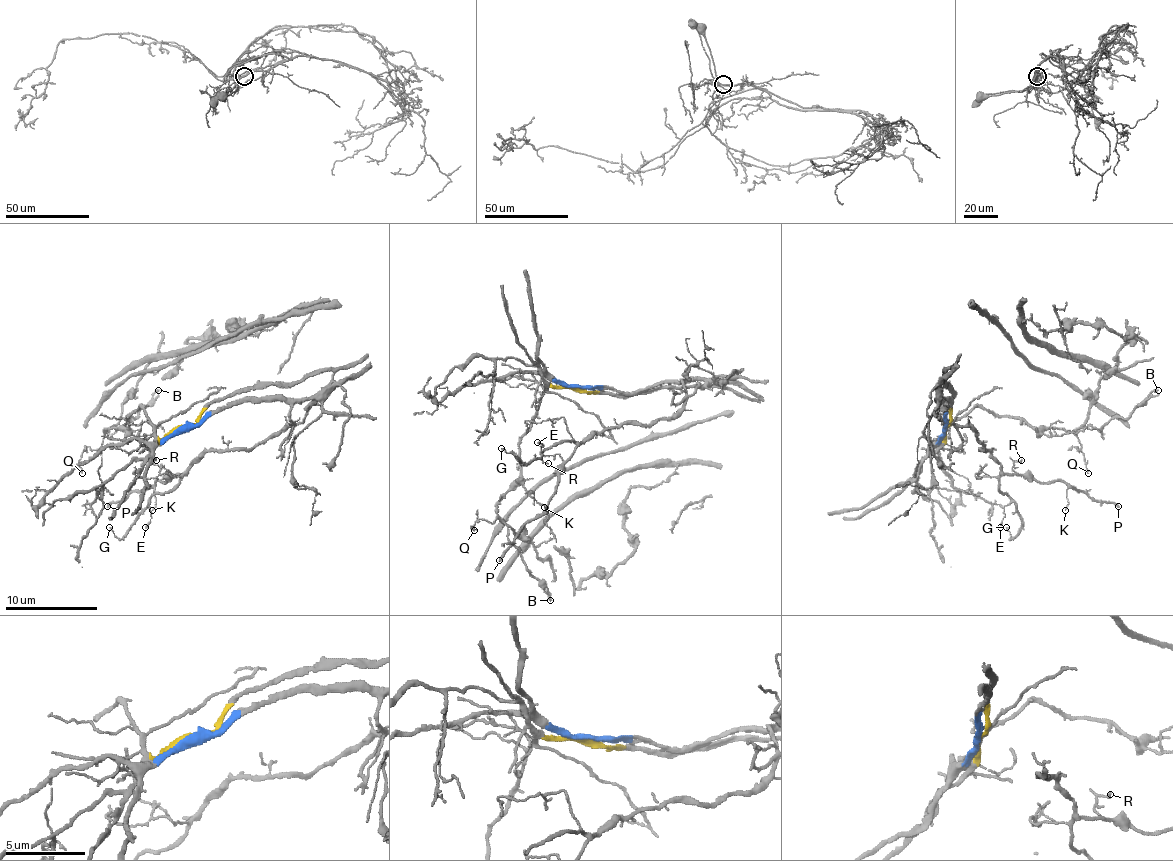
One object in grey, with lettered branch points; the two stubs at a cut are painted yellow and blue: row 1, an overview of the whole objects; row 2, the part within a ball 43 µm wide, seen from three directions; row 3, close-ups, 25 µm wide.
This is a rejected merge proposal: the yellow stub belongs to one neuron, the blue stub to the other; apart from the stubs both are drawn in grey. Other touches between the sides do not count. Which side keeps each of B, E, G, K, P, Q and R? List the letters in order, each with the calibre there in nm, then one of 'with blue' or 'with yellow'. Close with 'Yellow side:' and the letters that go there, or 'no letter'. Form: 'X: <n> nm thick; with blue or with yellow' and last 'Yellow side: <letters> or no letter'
B: 170 nm thick; with yellow
E: 130 nm thick; with blue
G: 100 nm thick; with blue
K: 100 nm thick; with blue
P: 180 nm thick; with blue
Q: 120 nm thick; with yellow
R: 90 nm thick; with blue
Yellow side: B, Q

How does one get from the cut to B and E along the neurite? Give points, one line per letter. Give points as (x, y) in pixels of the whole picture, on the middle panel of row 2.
B: (576, 387), (548, 387), (518, 445), (518, 482), (497, 505), (509, 540), (551, 600)
E: (576, 387), (634, 392), (683, 380), (685, 399), (669, 417), (618, 424), (541, 452), (544, 445), (537, 443)

